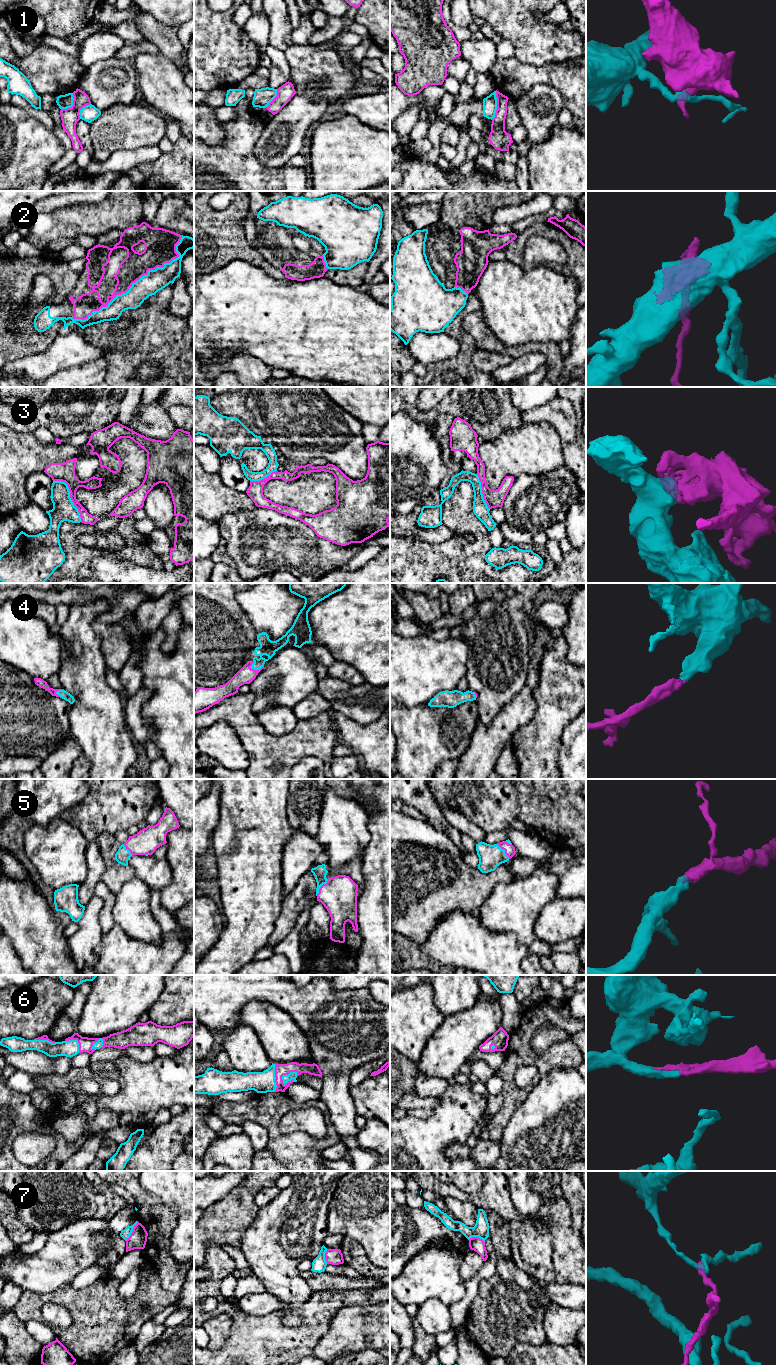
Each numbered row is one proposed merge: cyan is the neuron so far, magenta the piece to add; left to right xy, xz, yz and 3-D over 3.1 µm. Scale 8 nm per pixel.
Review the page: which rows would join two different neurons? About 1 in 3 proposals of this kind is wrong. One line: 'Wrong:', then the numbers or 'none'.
Wrong: 1, 3, 7

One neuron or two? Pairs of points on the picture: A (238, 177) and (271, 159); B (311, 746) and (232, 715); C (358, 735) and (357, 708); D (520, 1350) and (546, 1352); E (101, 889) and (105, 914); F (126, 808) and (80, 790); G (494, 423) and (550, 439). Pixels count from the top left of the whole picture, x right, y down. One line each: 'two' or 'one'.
A: two
B: one
C: two
D: one
E: one
F: two
G: two

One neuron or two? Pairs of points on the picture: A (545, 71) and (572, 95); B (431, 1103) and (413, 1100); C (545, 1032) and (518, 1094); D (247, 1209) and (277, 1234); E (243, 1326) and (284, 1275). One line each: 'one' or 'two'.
A: one
B: one
C: two
D: two
E: two

